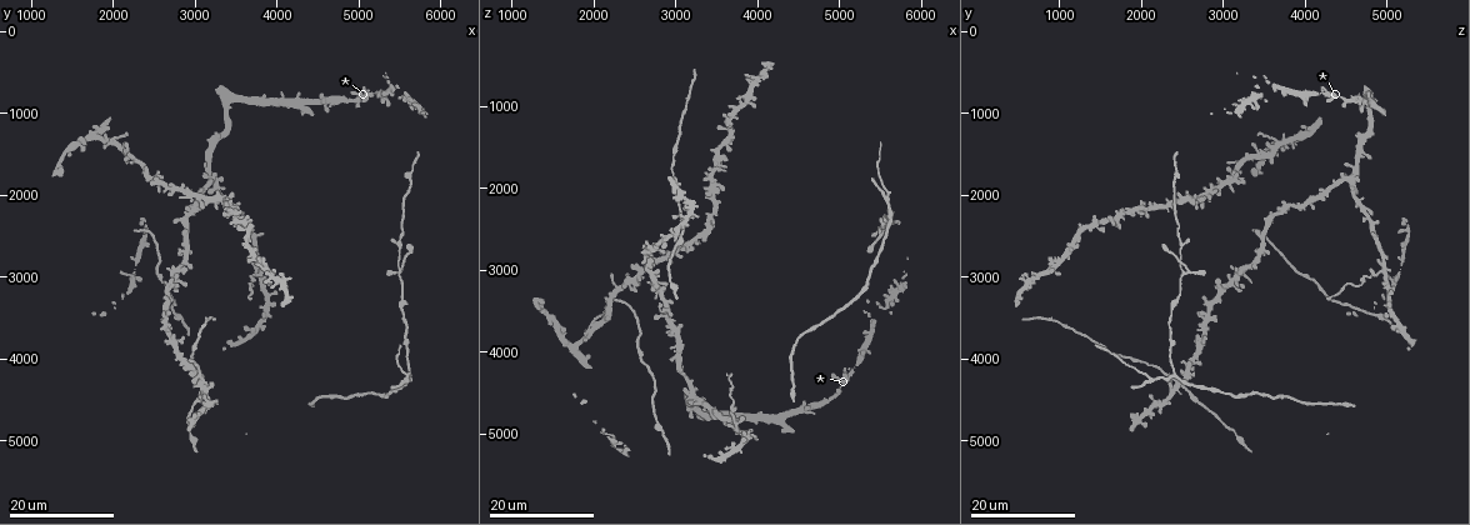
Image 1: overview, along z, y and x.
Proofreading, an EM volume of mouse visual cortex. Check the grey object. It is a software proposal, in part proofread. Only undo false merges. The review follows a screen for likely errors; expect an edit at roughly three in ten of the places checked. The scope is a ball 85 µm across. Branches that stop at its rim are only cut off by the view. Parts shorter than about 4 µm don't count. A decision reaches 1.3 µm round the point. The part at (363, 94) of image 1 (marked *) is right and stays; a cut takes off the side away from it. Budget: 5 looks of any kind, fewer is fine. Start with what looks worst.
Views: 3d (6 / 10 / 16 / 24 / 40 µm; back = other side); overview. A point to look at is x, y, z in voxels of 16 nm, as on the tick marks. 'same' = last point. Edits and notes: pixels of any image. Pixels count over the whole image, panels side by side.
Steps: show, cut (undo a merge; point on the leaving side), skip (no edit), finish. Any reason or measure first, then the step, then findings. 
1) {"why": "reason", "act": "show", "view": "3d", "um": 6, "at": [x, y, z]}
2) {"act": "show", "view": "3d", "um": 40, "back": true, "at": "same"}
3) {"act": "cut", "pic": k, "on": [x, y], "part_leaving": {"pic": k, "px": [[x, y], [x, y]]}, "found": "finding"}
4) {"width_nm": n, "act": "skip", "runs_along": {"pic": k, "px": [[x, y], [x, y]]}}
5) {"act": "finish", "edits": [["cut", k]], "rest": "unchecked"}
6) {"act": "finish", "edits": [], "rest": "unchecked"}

{"why": "four-way junction", "act": "show", "view": "3d", "um": 16, "at": [5450, 2950, 2550]}

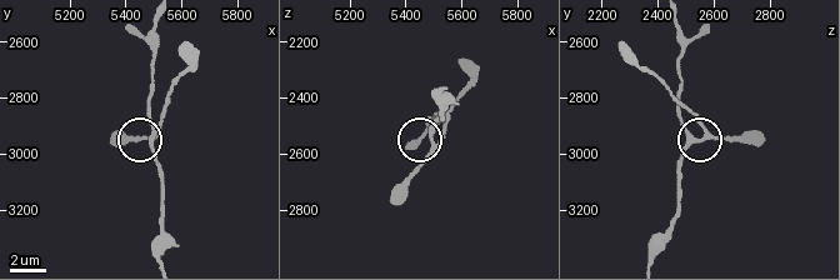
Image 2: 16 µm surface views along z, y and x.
{"act": "show", "view": "3d", "um": 10, "at": [5500, 2950, 2530]}

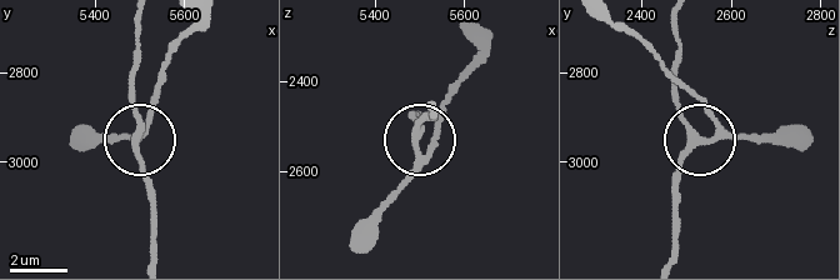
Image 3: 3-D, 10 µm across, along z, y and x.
{"act": "skip", "runs_along": {"pic": 3, "px": [[678, 24], [678, 110], [706, 136], [714, 118], [695, 91]]}, "found": "all the same cell"}

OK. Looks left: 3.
{"act": "show", "view": "3d", "um": 16, "at": [3750, 2900, 4950]}

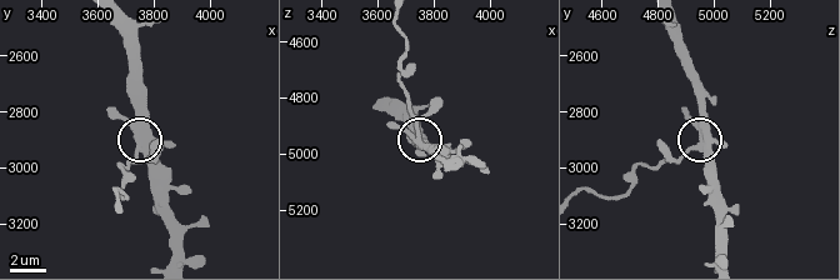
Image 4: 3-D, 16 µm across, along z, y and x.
{"why": "zoom in", "act": "show", "view": "3d", "um": 10, "at": [3750, 2930, 4930]}

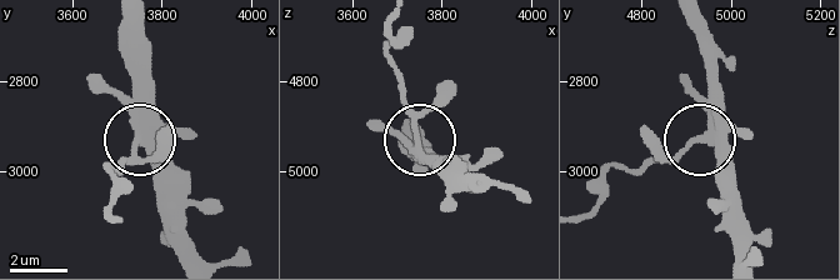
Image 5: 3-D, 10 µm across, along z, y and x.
{"act": "show", "view": "3d", "um": 10, "back": true, "at": [3745, 2925, 4930]}

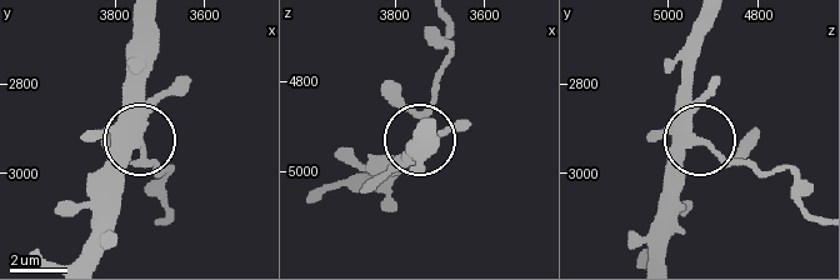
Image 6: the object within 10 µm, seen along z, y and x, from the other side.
{"act": "cut", "pic": 6, "on": [148, 163], "found": "a second cell is stuck on"}

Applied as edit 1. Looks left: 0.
{"act": "finish", "edits": [["cut", 6]], "rest": "unchecked"}

